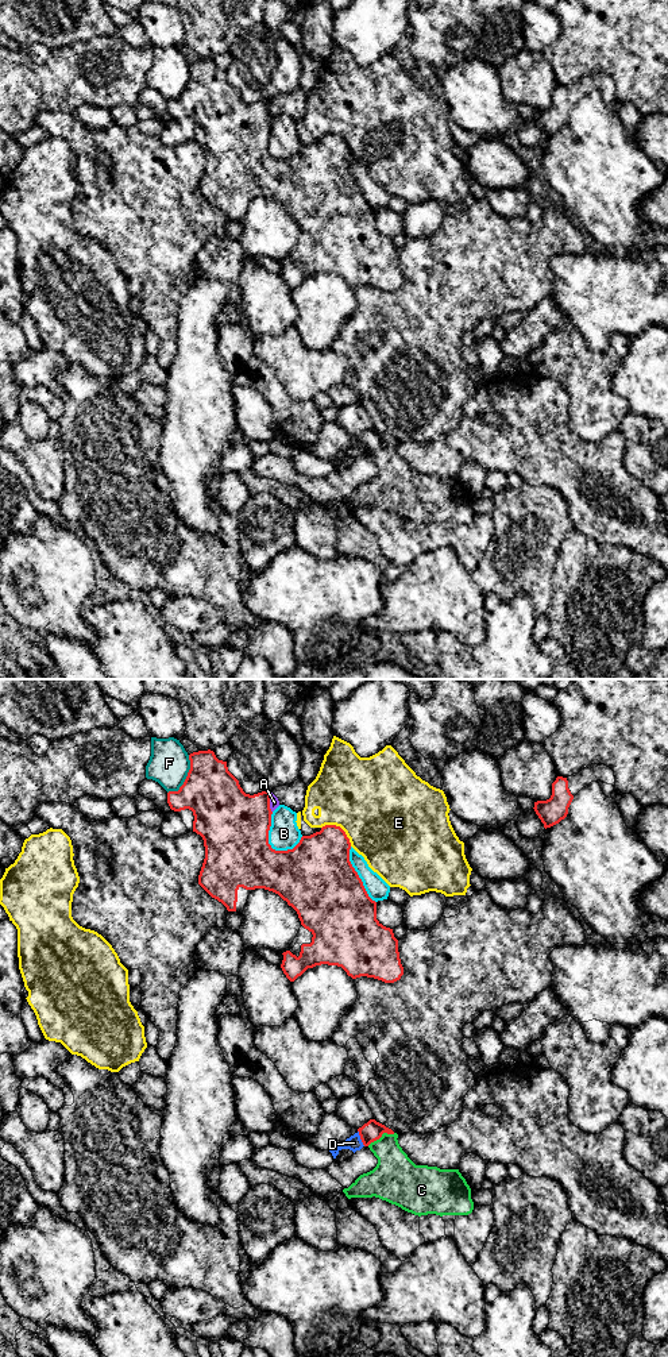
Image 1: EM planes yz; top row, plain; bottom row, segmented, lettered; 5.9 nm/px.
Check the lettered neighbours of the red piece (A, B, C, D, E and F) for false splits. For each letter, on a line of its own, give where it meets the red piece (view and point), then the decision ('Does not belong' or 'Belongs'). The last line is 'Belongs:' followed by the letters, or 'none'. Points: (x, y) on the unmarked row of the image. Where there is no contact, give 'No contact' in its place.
A: Touches red at yz (269, 111). Does not belong
B: Touches red at yz (267, 149). Does not belong
C: Touches red at yz (381, 444). Does not belong
D: Touches red at yz (360, 447). Does not belong
E: Touches red at yz (340, 137). Does not belong
F: Touches red at yz (186, 87). Does not belong
Belongs: none

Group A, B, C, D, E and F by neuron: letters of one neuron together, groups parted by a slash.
A / B / C / D / E / F

